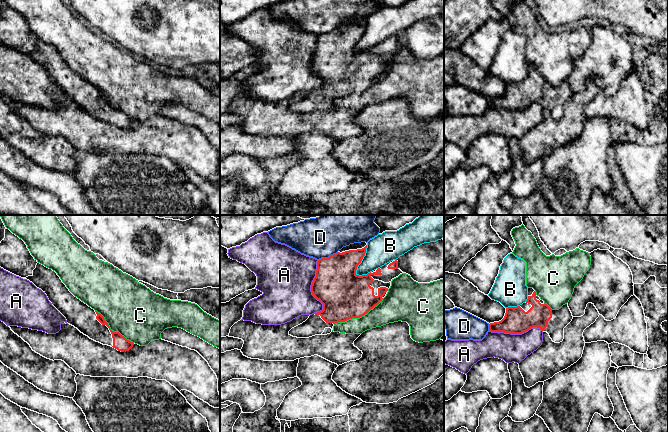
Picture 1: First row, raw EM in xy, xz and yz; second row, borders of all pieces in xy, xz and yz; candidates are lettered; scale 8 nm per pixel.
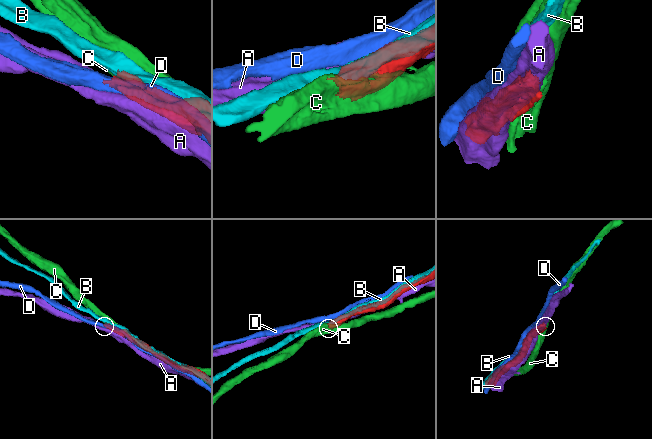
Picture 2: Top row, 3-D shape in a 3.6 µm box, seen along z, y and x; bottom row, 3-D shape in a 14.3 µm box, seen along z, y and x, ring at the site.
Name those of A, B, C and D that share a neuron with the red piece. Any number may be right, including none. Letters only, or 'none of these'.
none of these

